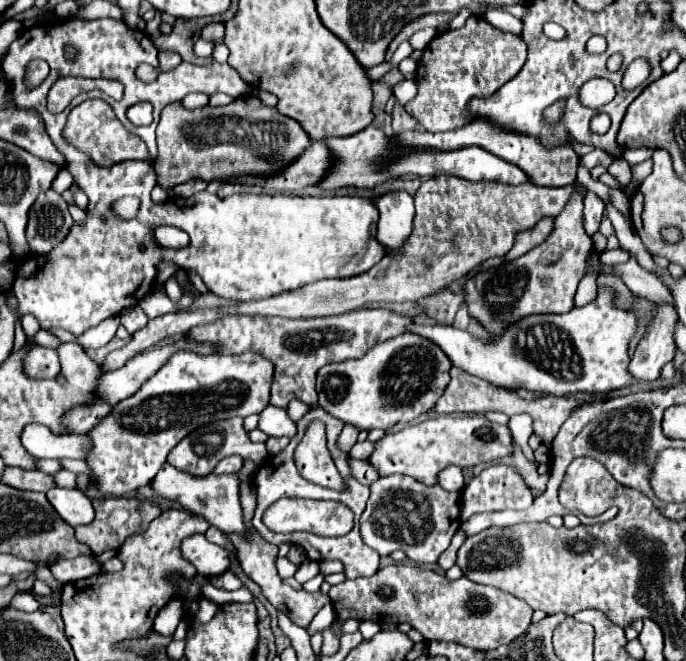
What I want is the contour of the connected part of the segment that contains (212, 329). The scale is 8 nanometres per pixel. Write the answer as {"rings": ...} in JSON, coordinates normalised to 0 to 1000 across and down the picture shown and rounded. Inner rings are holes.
{"rings":[[[526,466],[477,481],[404,481],[404,478],[322,478],[313,487],[278,496],[276,508],[284,514],[305,514],[322,520],[319,536],[375,533],[401,551],[401,572],[395,584],[395,611],[415,617],[427,602],[456,614],[462,608],[459,569],[462,560],[480,548],[500,548],[506,542],[526,542],[544,520],[576,511],[599,493],[599,481],[567,472],[561,466]]]}

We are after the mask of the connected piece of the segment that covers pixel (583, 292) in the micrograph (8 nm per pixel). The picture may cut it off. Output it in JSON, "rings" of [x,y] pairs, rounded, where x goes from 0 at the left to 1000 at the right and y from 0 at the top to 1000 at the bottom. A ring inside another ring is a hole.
{"rings":[[[859,402],[844,427],[844,436],[838,445],[838,463],[853,463],[870,448],[870,418],[873,415]]]}

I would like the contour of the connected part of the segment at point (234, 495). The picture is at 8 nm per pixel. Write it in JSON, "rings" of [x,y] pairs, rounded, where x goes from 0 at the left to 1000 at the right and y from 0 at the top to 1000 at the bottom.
{"rings":[[[241,699],[235,705],[235,711],[229,714],[229,720],[220,726],[220,735],[223,735],[226,747],[264,759],[264,766],[270,772],[299,781],[305,787],[305,793],[316,796],[328,808],[348,808],[351,814],[363,817],[366,814],[366,799],[354,787],[354,775],[351,775],[351,762],[348,762],[348,729],[351,726],[366,729],[372,711],[375,711],[375,705],[369,699],[357,699],[351,714],[340,717],[340,720],[310,720],[310,717],[305,717],[302,723],[284,723],[278,717],[270,717],[258,708],[252,708],[246,699]]]}

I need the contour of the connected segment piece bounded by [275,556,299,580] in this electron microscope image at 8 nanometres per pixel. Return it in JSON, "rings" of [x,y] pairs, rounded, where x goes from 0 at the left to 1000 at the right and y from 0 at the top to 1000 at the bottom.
{"rings":[[[404,841],[404,847],[401,847],[401,853],[404,853],[404,865],[413,877],[415,877],[415,874],[424,874],[424,871],[433,865],[433,859],[436,859],[433,853],[421,850],[418,844],[407,844],[407,841]]]}

